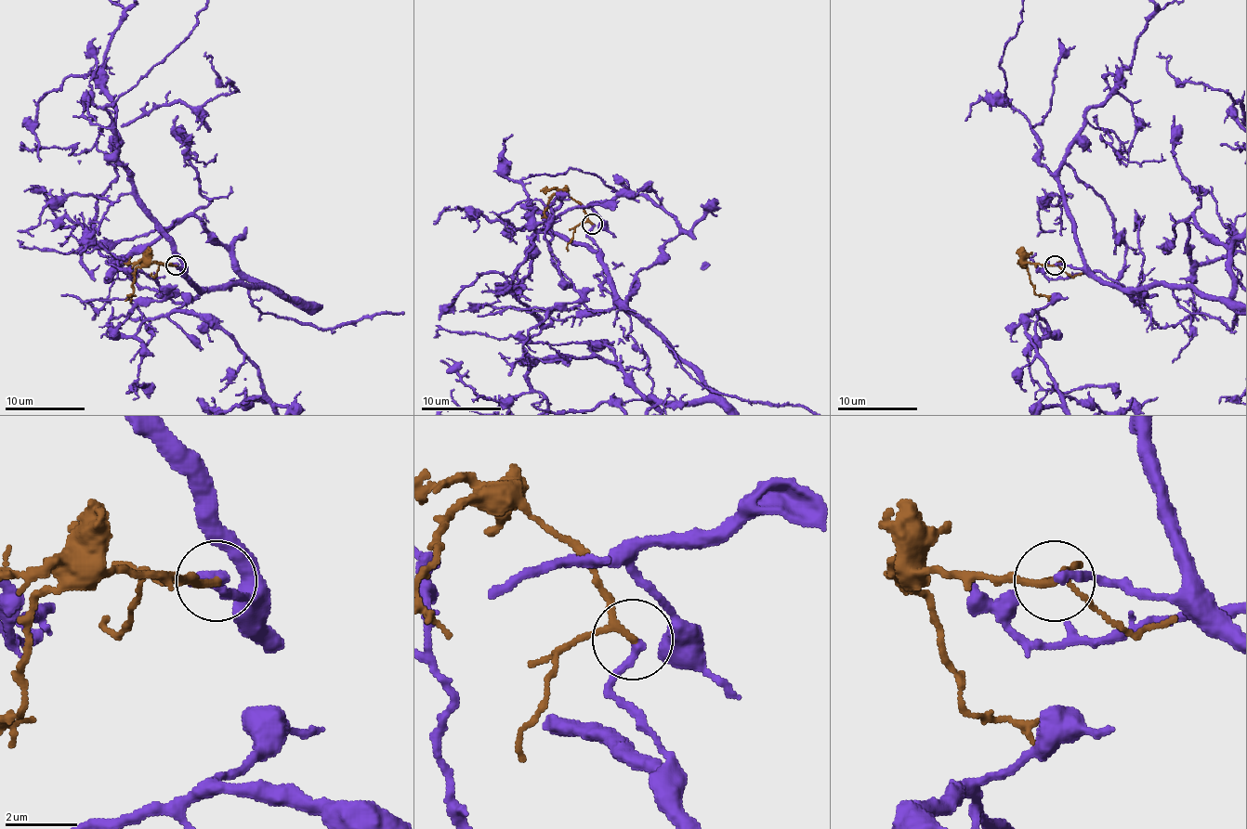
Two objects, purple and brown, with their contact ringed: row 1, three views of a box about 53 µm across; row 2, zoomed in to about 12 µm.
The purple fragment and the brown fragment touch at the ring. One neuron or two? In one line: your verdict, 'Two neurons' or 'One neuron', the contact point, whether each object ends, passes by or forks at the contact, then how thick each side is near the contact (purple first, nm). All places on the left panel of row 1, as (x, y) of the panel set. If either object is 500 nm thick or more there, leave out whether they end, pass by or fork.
One neuron. Place: (176, 265). At the ring purple ends. At the ring brown passes by. Thickness 260 nm (purple) against 170 nm

